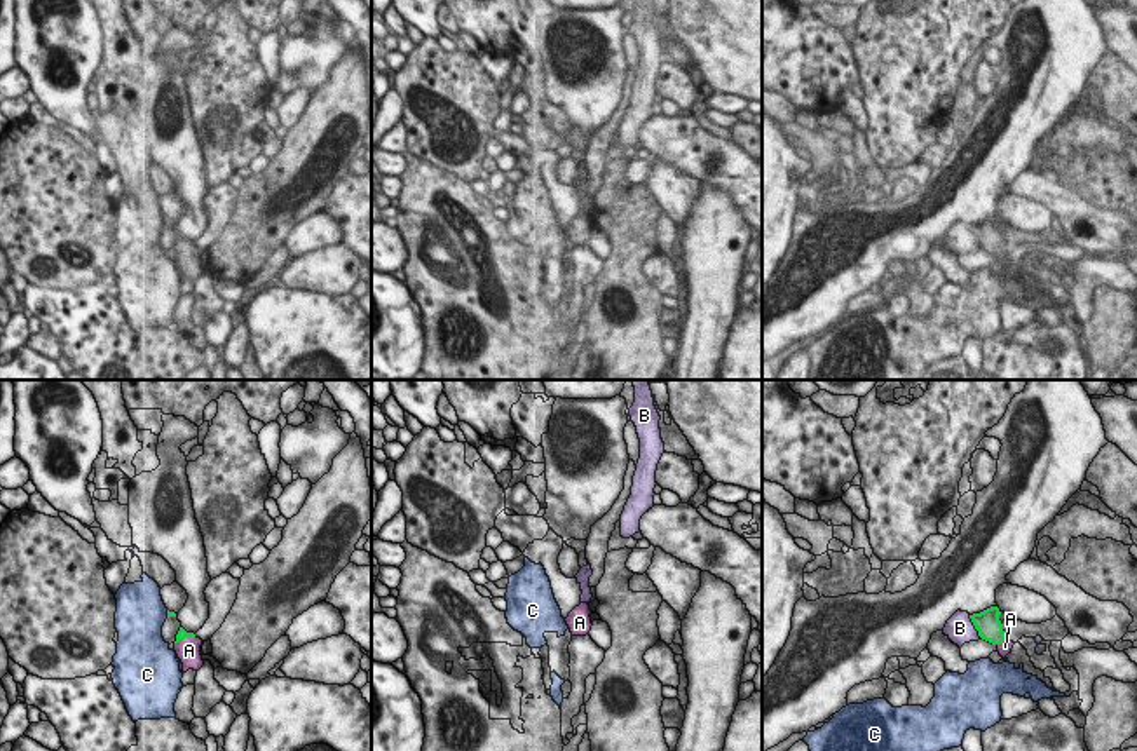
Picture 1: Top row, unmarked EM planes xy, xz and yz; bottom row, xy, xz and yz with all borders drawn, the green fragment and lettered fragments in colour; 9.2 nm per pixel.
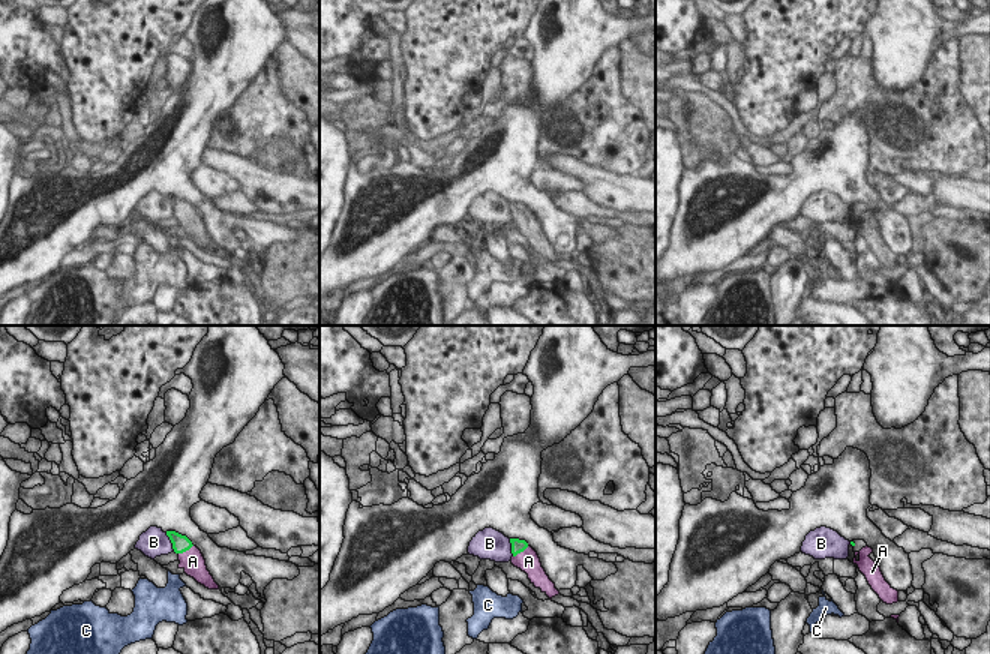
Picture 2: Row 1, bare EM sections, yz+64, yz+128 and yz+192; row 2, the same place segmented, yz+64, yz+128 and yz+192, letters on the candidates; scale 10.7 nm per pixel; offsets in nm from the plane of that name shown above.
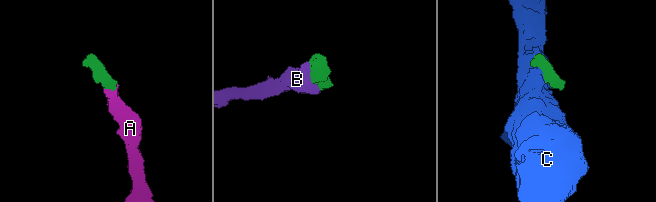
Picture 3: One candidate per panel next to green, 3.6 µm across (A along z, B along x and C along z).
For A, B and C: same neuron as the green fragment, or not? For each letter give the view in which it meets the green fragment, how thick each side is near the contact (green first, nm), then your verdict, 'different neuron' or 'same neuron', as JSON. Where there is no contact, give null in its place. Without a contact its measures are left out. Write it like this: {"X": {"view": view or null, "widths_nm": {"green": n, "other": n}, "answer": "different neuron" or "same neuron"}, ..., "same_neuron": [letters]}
{"A": {"view": "yz", "widths_nm": {"green": 240, "other": 120}, "answer": "same neuron"}, "B": {"view": "yz", "widths_nm": {"green": 240, "other": 260}, "answer": "different neuron"}, "C": {"view": "xy", "widths_nm": {"green": 60, "other": 440}, "answer": "different neuron"}, "same_neuron": ["A"]}

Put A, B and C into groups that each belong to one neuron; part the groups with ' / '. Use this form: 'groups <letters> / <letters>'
groups A / B / C

